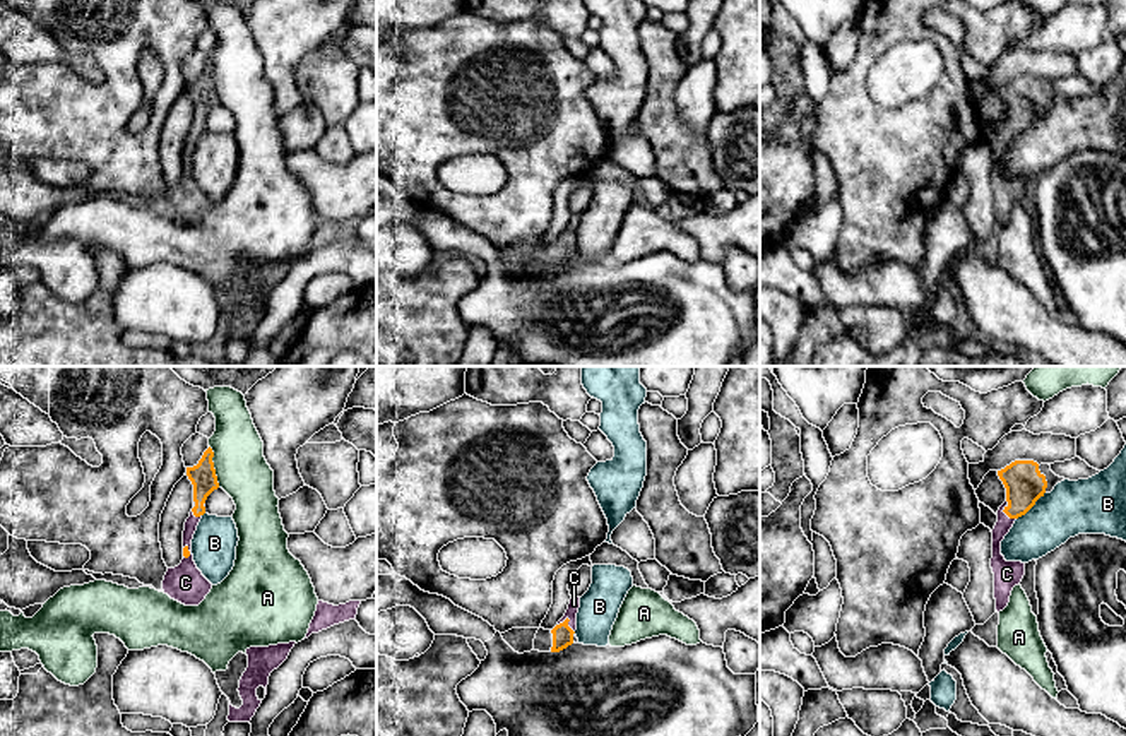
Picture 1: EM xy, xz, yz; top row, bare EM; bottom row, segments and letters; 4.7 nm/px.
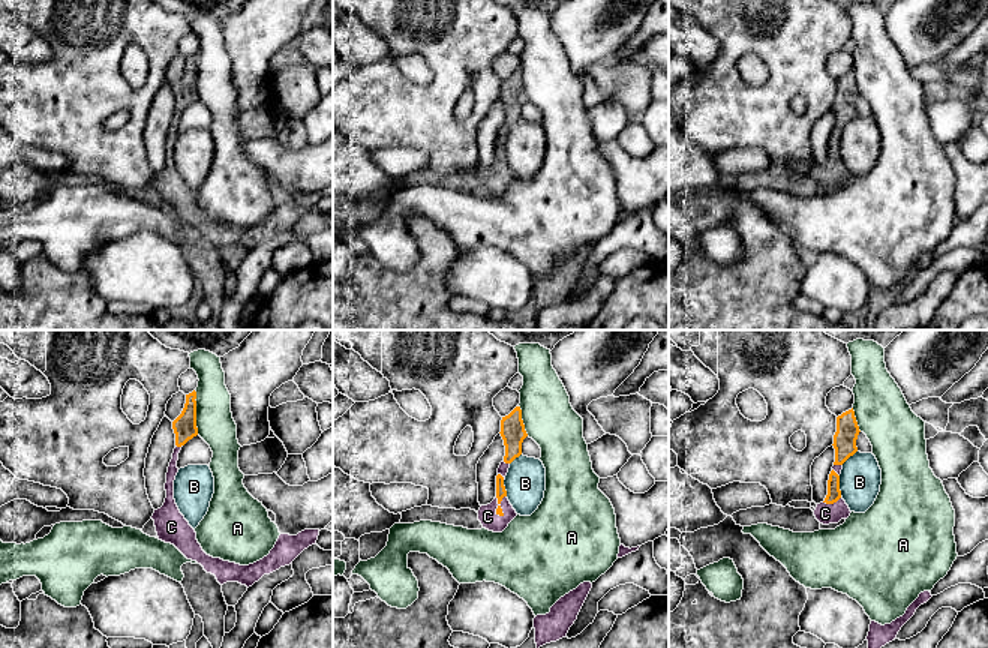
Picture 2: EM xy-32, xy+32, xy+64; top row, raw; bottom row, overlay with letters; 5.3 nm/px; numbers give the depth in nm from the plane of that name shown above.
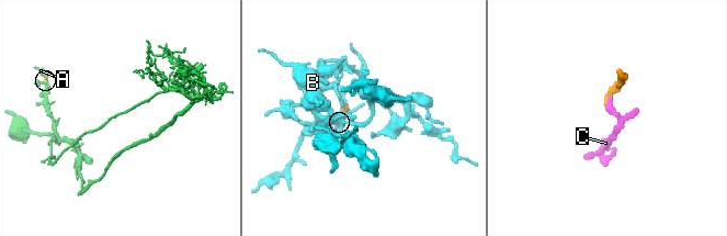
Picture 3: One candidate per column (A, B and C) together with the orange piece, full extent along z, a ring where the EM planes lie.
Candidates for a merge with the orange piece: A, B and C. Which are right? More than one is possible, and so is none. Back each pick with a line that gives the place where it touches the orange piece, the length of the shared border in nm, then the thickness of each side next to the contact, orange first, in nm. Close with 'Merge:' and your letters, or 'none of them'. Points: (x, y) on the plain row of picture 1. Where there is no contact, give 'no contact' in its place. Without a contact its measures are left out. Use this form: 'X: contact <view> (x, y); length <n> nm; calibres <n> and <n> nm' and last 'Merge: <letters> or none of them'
C: contact yz (1005, 129); length 100 nm; calibres 180 and 80 nm
Merge: C

